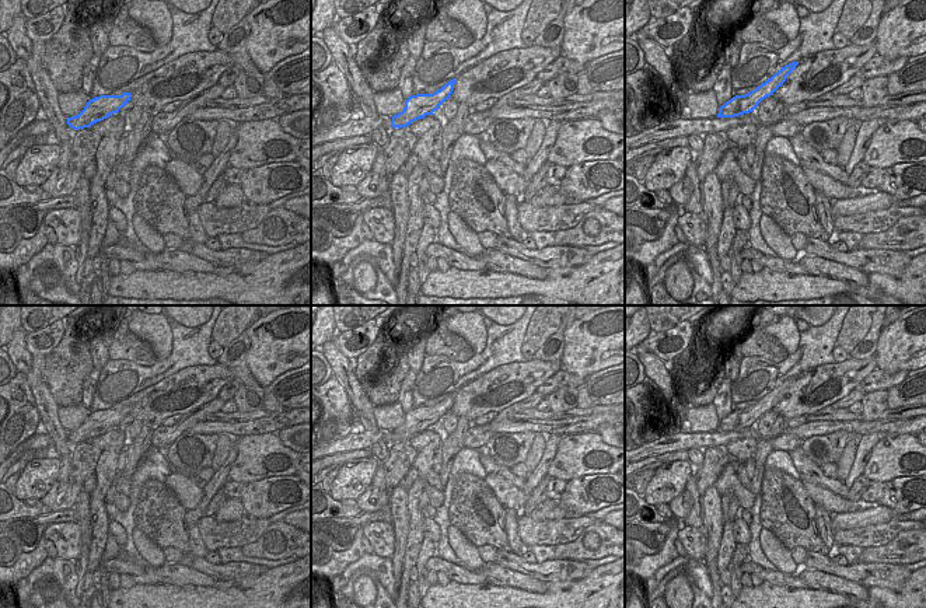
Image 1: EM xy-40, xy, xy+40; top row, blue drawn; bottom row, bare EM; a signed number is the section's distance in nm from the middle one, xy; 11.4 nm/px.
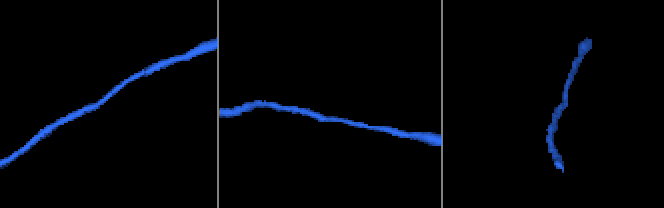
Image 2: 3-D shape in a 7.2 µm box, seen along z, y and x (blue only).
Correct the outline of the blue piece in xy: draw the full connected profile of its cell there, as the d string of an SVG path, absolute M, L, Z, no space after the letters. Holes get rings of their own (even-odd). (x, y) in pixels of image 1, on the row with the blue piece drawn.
M455 78L450 80L433 94L416 94L405 99L405 108L398 115L392 116L391 127L406 127L412 122L433 115L438 106L451 97Z

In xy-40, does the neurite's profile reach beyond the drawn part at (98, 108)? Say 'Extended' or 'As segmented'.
As segmented.

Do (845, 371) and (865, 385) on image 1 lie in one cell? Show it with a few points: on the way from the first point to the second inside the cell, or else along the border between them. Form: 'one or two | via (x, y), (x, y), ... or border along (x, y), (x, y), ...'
two | border along (876, 367), (853, 388)

